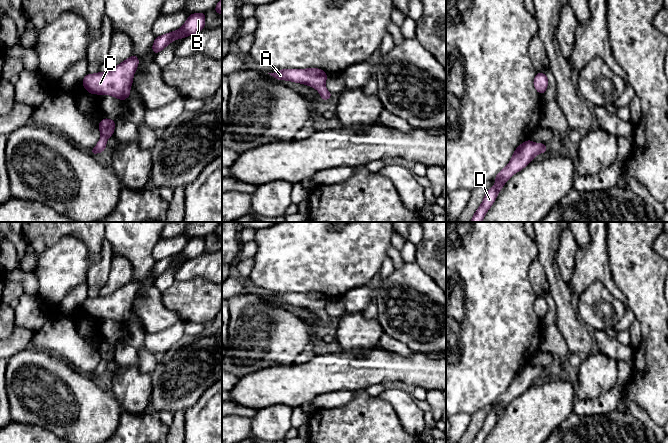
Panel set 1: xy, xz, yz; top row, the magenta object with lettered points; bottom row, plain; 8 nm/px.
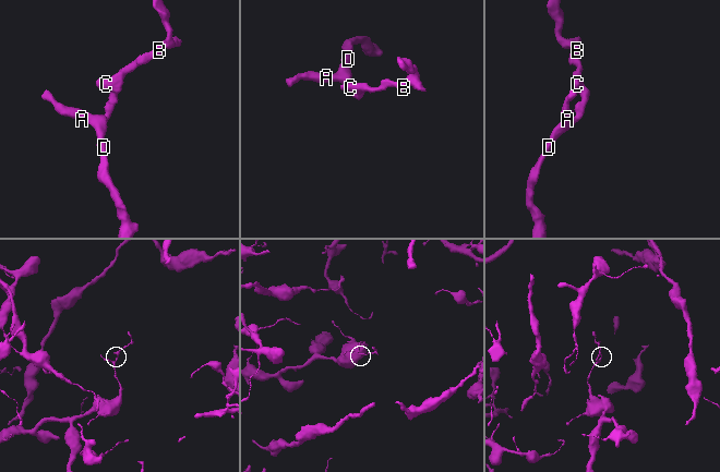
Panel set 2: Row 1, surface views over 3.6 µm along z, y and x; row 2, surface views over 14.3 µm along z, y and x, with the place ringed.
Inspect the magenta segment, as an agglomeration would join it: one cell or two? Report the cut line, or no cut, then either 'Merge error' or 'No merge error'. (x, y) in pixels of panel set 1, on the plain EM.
No split. No merge error

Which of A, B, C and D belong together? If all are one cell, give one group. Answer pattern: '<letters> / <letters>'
A B C D

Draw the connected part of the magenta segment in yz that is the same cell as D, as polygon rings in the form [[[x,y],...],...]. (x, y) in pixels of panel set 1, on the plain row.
[[[526,364],[524,367],[520,368],[516,372],[509,388],[496,399],[496,408],[488,414],[484,420],[483,426],[475,436],[472,443],[483,443],[486,436],[495,426],[498,417],[503,412],[506,405],[512,399],[526,391],[537,378],[545,377],[546,374],[547,370],[543,367],[536,368],[531,364]]]

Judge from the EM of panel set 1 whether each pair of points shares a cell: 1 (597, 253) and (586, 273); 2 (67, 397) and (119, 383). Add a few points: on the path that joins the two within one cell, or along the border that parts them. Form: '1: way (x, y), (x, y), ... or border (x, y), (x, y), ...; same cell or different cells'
1: way (594, 258), (589, 268); same cell
2: border (109, 391), (122, 411); different cells

